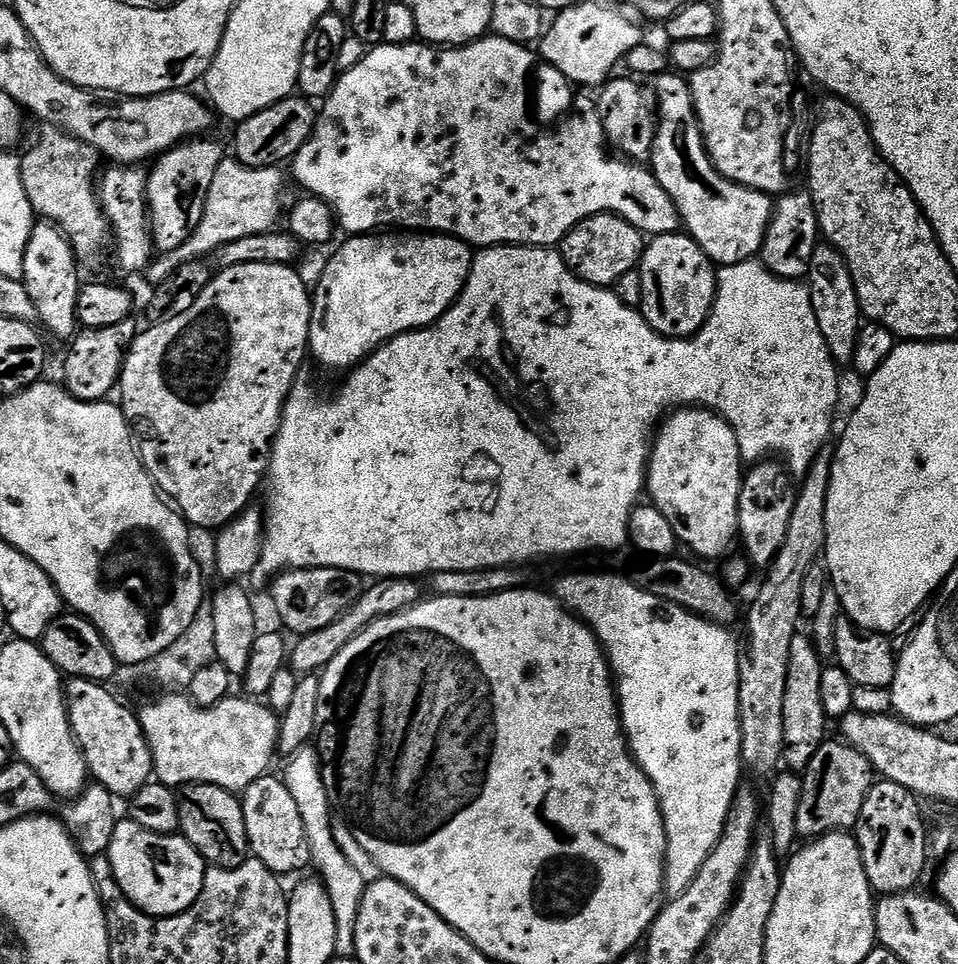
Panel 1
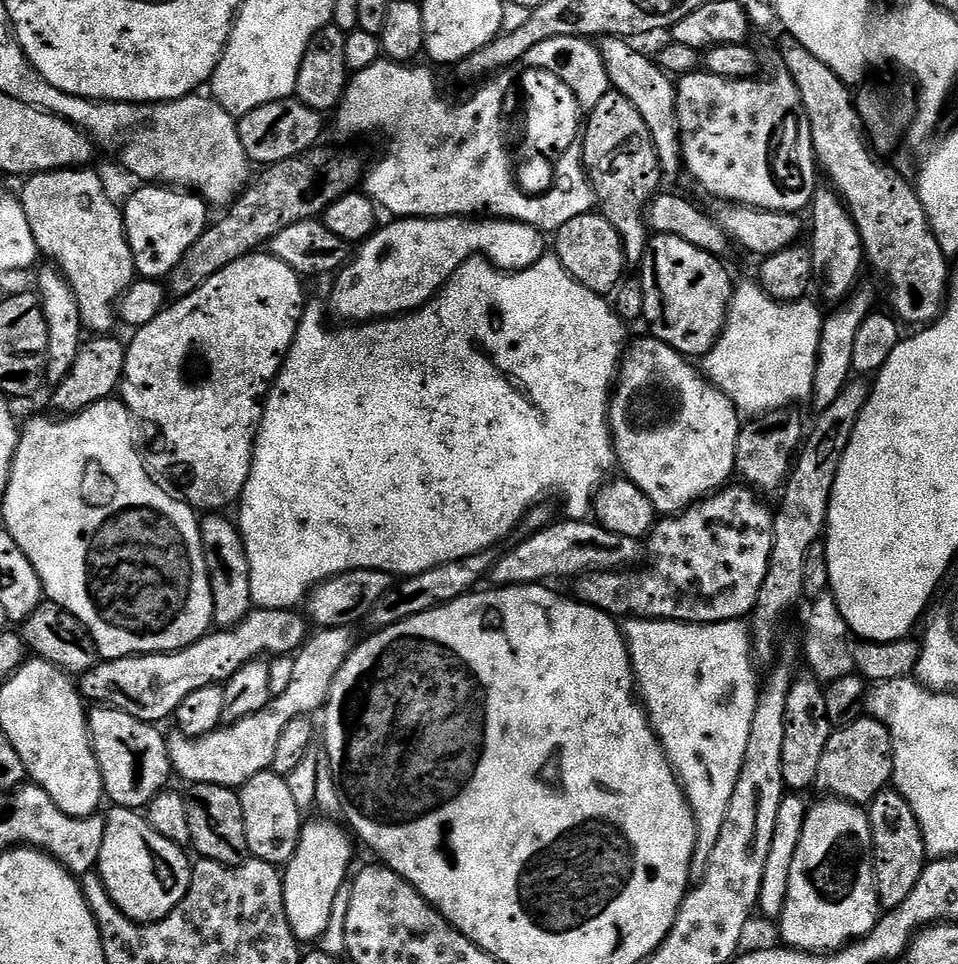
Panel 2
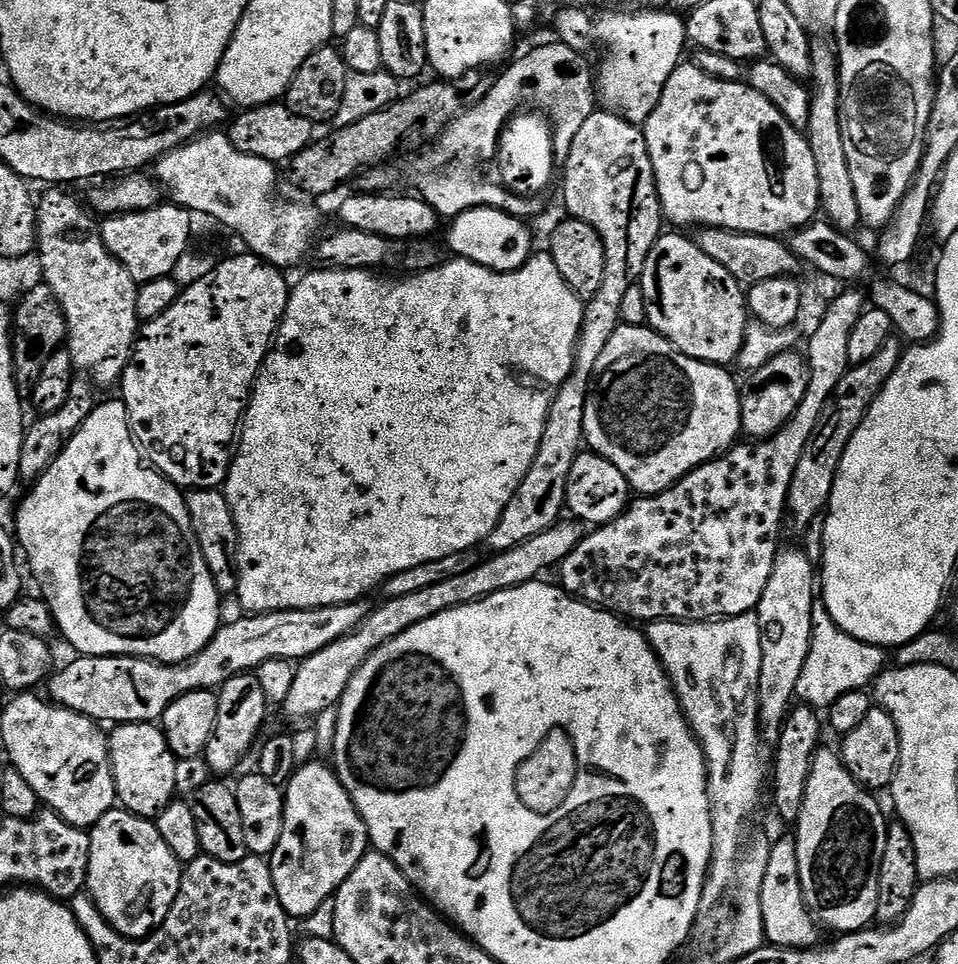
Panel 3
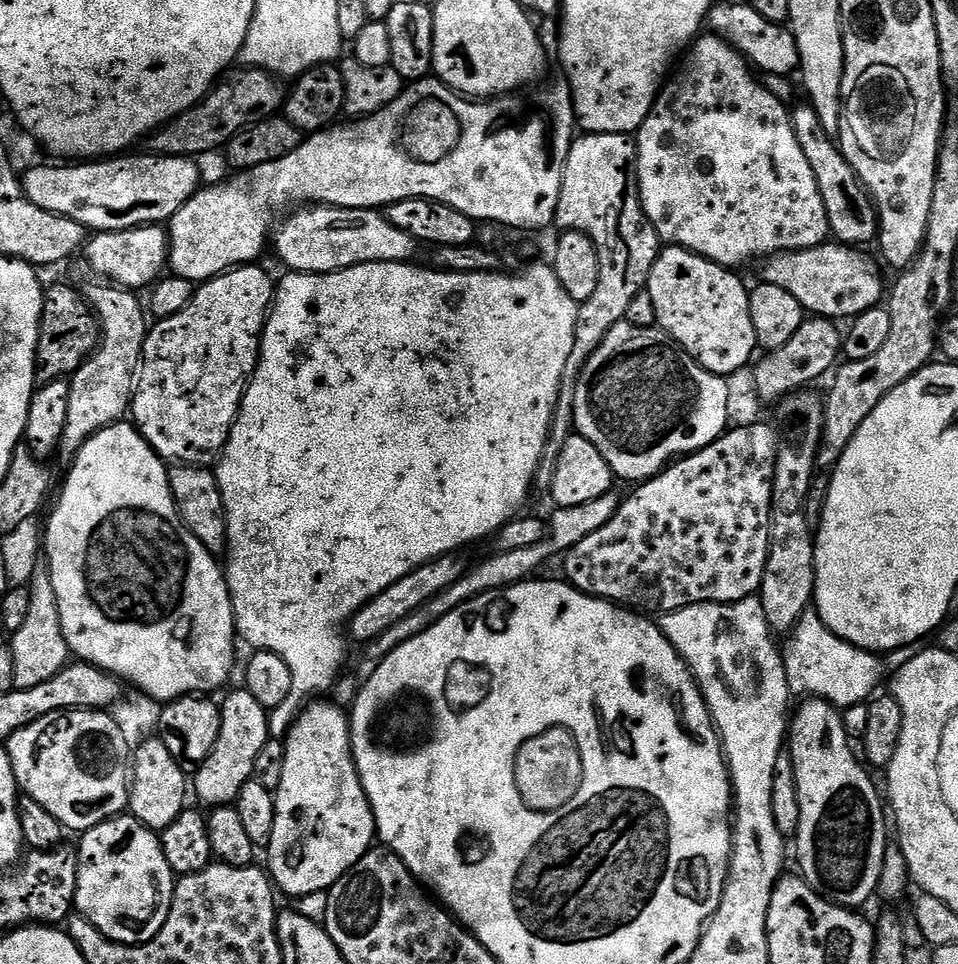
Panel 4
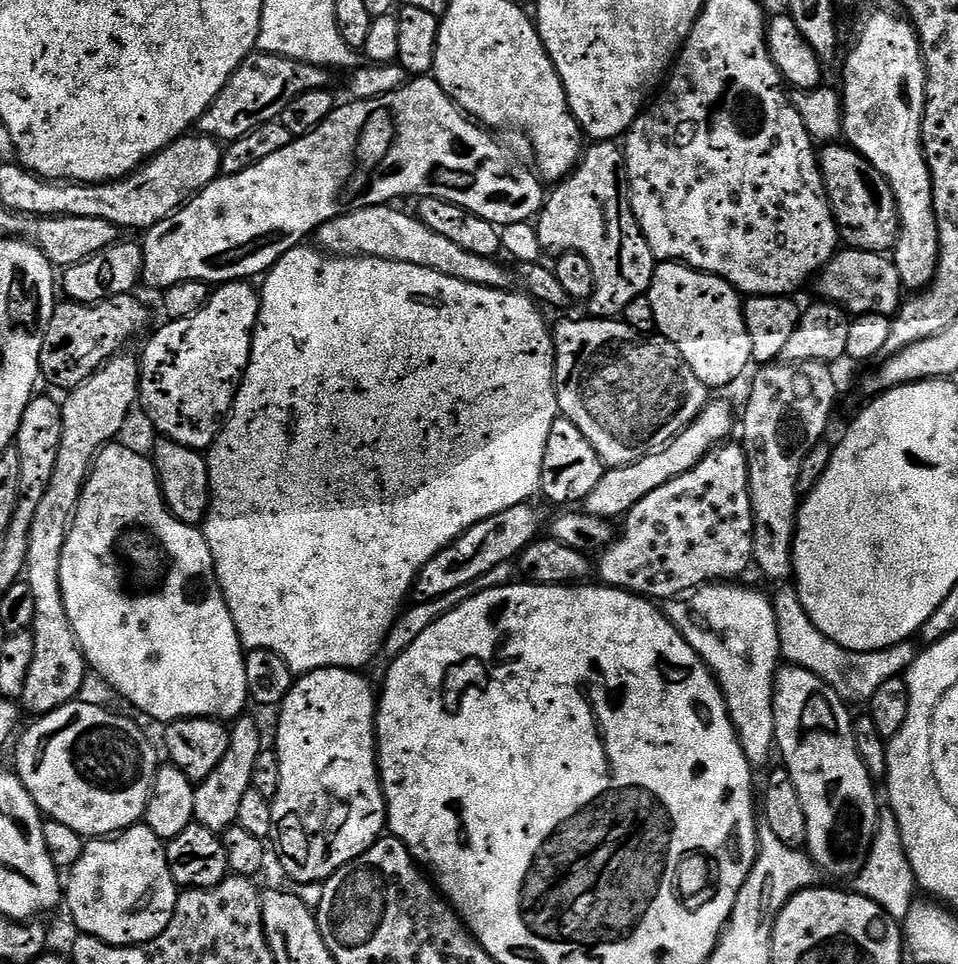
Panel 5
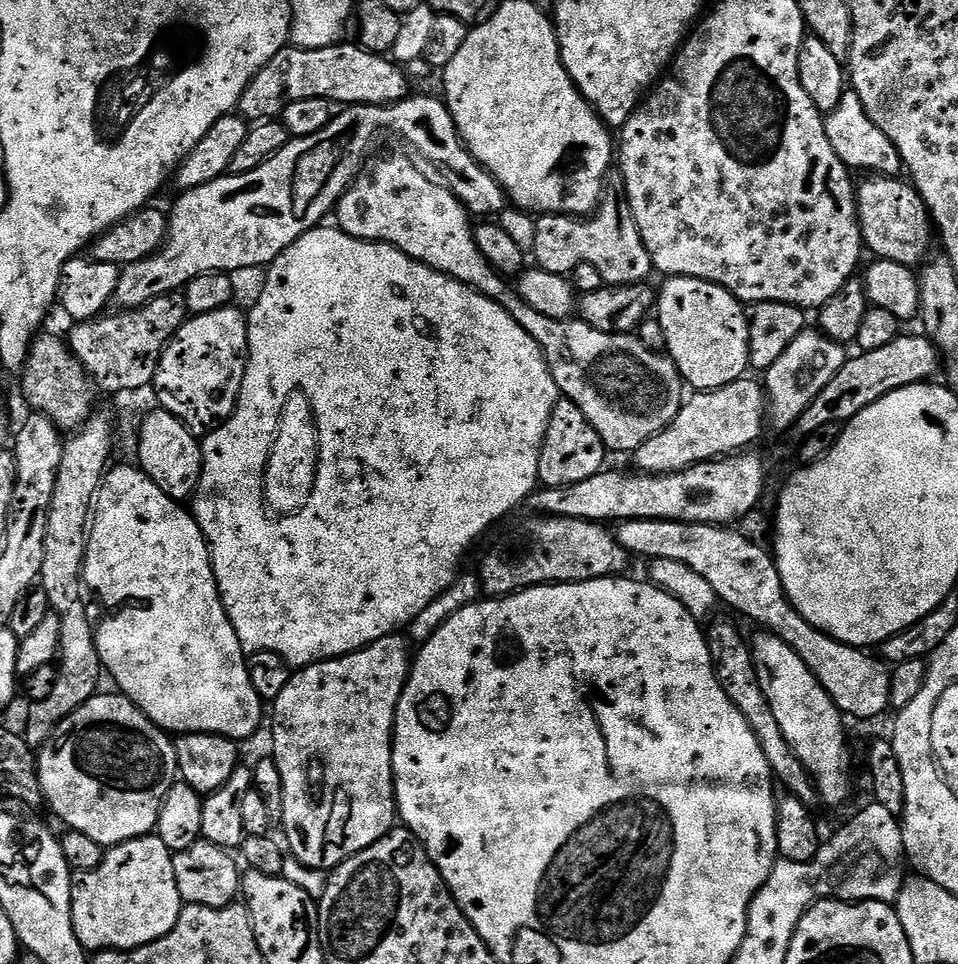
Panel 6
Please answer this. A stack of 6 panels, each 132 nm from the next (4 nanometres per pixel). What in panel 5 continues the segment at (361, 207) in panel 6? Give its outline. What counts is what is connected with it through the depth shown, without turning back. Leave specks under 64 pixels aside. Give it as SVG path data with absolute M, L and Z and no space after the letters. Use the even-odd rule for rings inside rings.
M583 318L560 320L552 328L556 351L556 397L560 416L574 422L594 446L598 458L608 468L638 462L646 454L665 448L694 418L710 399L709 388L690 370L686 358L659 334L636 332L620 318Z

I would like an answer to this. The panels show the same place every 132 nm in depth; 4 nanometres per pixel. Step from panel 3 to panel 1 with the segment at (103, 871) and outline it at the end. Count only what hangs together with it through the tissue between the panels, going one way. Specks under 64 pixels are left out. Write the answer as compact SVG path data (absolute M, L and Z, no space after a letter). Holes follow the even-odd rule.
M127 818L117 823L106 855L126 898L149 916L177 916L195 902L204 885L206 862L188 840L179 834L154 834Z

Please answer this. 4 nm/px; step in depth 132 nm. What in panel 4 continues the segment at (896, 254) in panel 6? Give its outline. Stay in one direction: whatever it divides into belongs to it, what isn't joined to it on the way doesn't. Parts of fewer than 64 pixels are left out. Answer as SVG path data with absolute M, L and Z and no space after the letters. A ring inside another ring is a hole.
M810 106L803 107L791 109L792 125L798 138L798 146L802 146L802 154L806 154L810 170L814 170L814 178L818 182L818 190L826 206L829 233L845 246L864 246L860 244L868 244L871 240L873 243L878 236L878 221L868 191L848 165L848 159L841 154L833 137L820 127L816 111Z

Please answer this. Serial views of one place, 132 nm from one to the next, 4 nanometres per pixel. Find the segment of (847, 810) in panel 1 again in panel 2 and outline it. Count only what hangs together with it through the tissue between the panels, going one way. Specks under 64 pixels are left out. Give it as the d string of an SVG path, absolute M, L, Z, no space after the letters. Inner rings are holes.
M865 714L859 720L833 731L822 750L815 787L837 800L867 806L879 792L892 784L893 770L894 754L888 728L880 720L873 720Z

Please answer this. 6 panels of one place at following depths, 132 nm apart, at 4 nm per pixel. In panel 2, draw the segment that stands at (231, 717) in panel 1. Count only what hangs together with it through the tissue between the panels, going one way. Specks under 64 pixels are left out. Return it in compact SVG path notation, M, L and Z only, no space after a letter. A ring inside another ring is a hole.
M351 627L321 628L313 631L295 653L294 674L290 677L290 686L286 686L286 691L283 694L273 696L266 706L262 706L262 710L258 710L258 714L250 714L238 722L221 726L215 732L206 734L197 740L191 740L189 736L173 735L174 738L171 737L168 740L168 757L172 763L173 773L177 777L180 775L182 779L188 780L189 785L217 784L236 790L241 784L254 778L254 774L269 771L274 760L274 749L278 746L278 738L281 736L282 730L286 730L286 725L294 722L294 718L299 716L308 718L313 715L311 712L319 713L323 709L328 700L330 686L334 682L338 670L342 668L342 662L346 662L346 658L353 650L352 631Z

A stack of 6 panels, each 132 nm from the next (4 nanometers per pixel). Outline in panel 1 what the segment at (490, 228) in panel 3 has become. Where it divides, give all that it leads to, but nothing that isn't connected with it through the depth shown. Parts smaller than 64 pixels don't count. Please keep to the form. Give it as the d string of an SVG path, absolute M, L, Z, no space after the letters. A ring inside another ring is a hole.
M365 234L345 239L345 244L336 253L327 257L325 273L312 296L312 321L310 322L310 334L308 335L308 347L311 359L316 359L324 368L344 368L351 370L362 363L367 356L377 352L387 340L401 336L407 332L413 332L419 328L430 326L442 314L446 314L449 302L460 297L460 292L466 286L468 275L472 269L473 249L463 240L457 240L455 236L442 236L439 234L388 234L392 236L380 236L384 234Z

